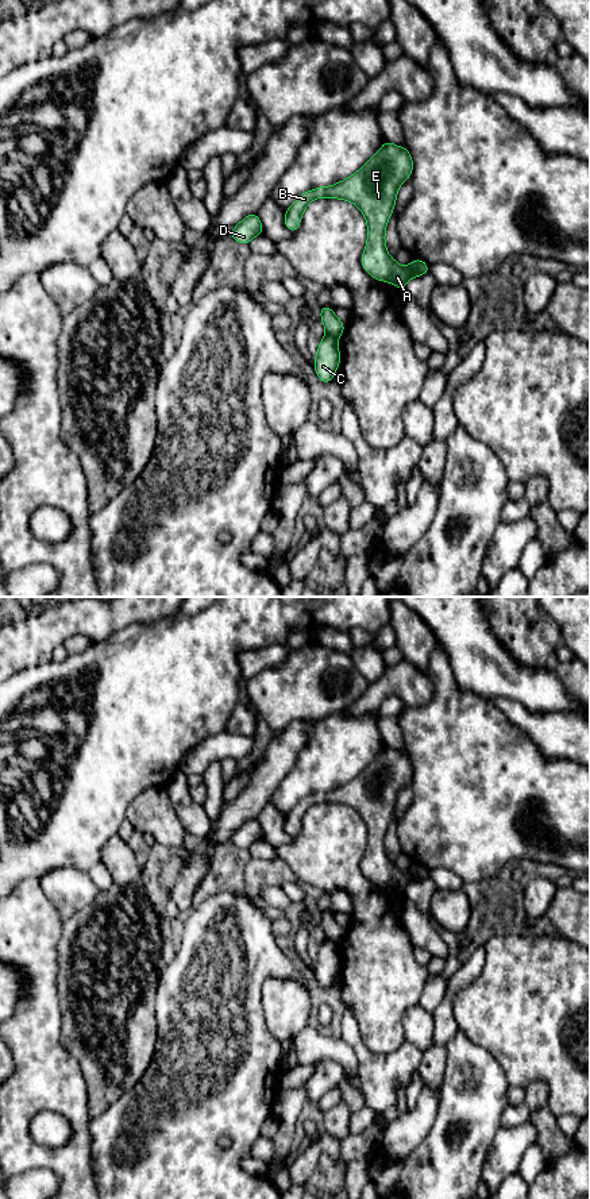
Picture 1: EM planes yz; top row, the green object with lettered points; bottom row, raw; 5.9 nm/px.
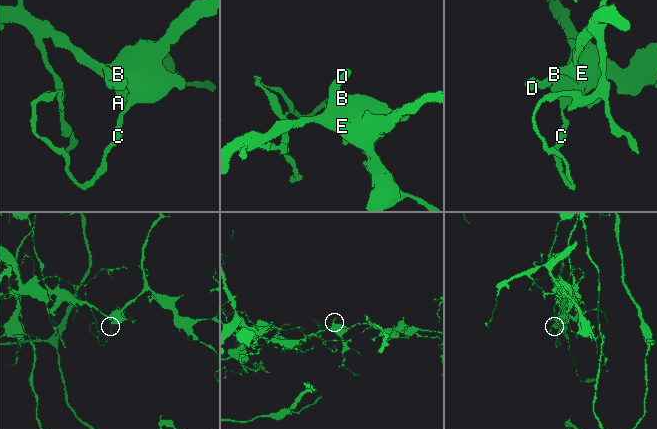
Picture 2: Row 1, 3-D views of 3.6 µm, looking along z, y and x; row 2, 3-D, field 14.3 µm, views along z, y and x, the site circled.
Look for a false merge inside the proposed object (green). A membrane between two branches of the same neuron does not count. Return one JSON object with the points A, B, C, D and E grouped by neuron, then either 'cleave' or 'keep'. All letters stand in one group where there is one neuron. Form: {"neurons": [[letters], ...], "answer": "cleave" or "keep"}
{"neurons": [["A", "B", "D", "E"], ["C"]], "answer": "cleave"}

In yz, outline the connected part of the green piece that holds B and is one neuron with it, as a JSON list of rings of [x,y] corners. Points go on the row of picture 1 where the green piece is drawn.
[[[383,140],[381,150],[373,155],[356,173],[351,177],[331,185],[319,186],[304,192],[286,211],[285,227],[294,234],[301,225],[301,216],[305,208],[315,198],[340,198],[354,203],[367,220],[367,243],[360,258],[362,267],[374,278],[383,282],[392,282],[396,288],[405,290],[405,285],[410,278],[429,273],[429,265],[414,257],[413,262],[404,267],[397,263],[387,252],[385,244],[386,224],[394,209],[398,188],[413,173],[413,159],[405,147],[398,147],[389,140]]]

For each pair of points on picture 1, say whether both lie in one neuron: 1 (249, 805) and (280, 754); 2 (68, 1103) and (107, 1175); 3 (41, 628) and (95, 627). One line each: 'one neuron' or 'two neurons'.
1: one neuron
2: two neurons
3: one neuron

